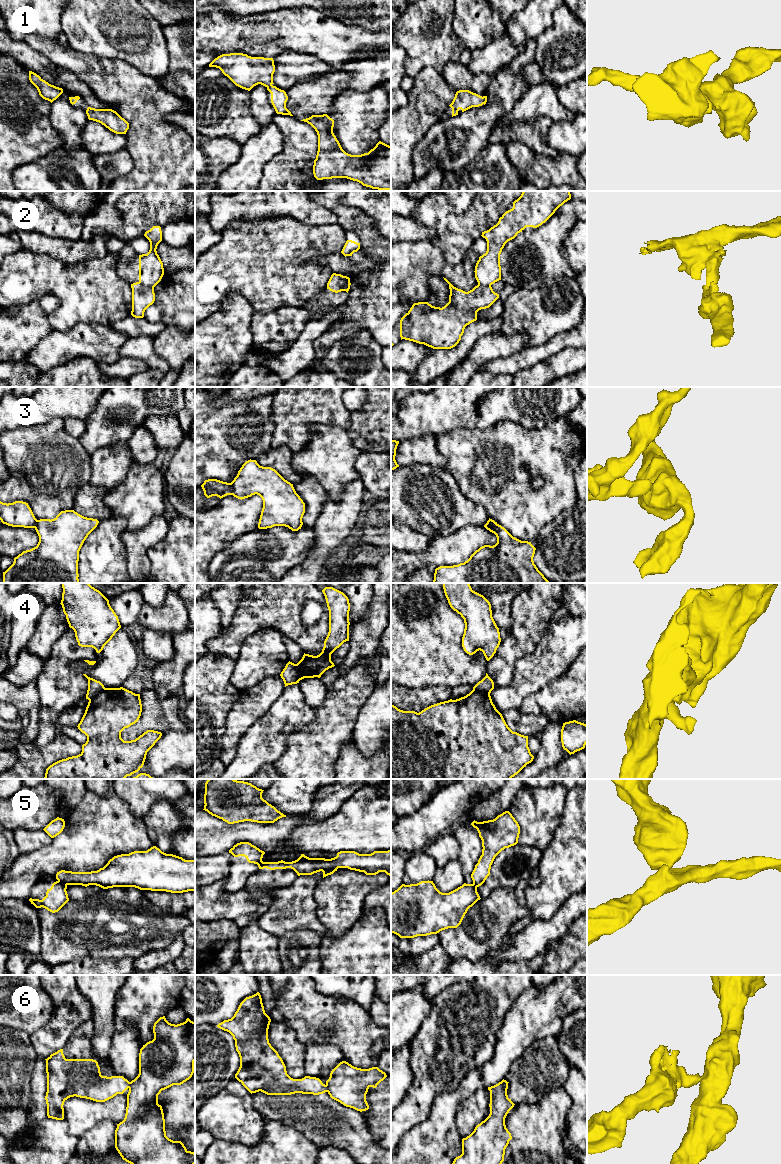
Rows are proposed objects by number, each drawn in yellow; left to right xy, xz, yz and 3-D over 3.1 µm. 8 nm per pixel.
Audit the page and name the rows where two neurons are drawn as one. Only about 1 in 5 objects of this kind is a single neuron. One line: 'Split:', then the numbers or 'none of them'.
Split: 2, 3, 4, 5, 6

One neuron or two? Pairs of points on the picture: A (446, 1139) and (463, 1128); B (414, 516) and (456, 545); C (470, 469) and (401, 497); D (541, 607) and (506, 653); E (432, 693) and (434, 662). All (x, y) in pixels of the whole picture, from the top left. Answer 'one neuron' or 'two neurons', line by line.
A: two neurons
B: two neurons
C: two neurons
D: one neuron
E: two neurons

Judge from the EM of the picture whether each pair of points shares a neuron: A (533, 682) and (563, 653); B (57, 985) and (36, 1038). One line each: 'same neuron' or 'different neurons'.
A: same neuron
B: same neuron

